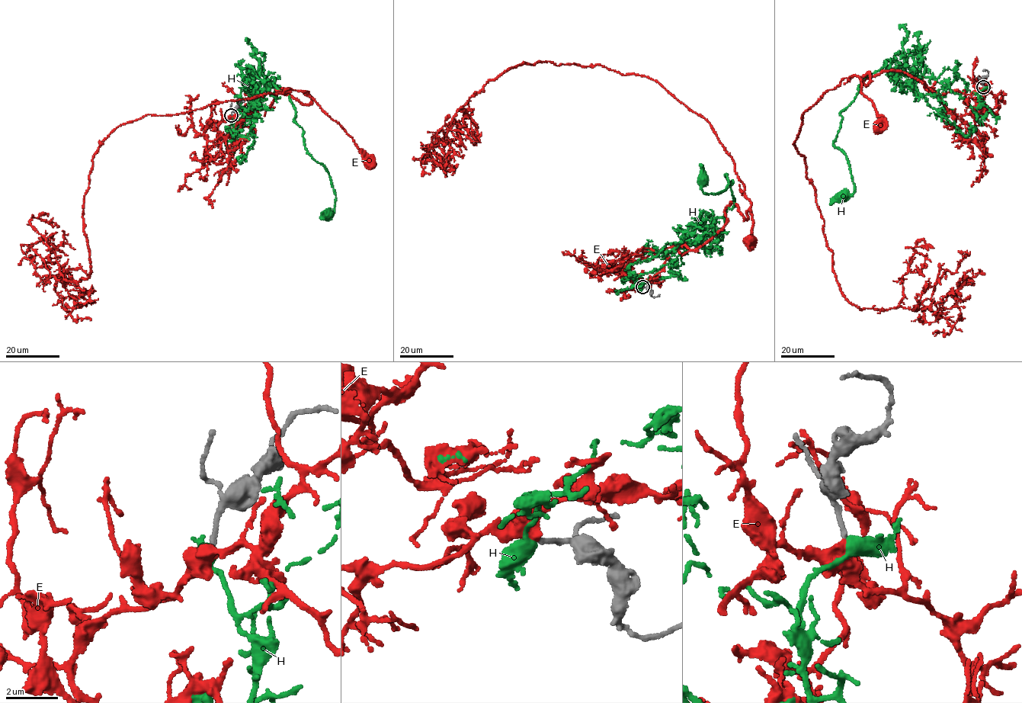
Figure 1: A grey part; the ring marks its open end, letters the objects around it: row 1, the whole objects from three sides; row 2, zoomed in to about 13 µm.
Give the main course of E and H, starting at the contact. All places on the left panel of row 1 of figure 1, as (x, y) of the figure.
E: (232, 115), (247, 120), (253, 108), (270, 107), (282, 89), (276, 89), (307, 104), (307, 92), (370, 162)
H: (231, 115), (235, 134), (266, 80), (285, 90), (306, 151), (333, 187), (334, 213), (328, 215)

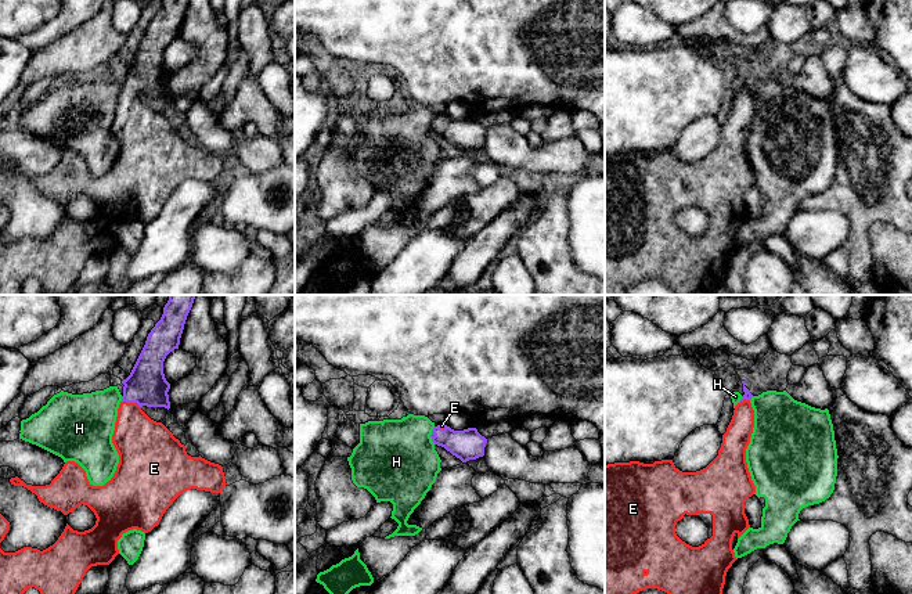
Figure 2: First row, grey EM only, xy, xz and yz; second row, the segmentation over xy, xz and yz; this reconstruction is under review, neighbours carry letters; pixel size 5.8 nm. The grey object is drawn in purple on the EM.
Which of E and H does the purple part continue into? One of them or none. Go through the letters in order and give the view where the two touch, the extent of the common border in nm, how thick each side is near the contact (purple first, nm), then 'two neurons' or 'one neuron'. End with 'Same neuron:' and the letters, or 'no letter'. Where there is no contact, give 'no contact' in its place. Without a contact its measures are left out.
E: xy | 120 nm | 240/300 nm | one neuron
H: xz | 100 nm | 180/460 nm | two neurons
Same neuron: E

